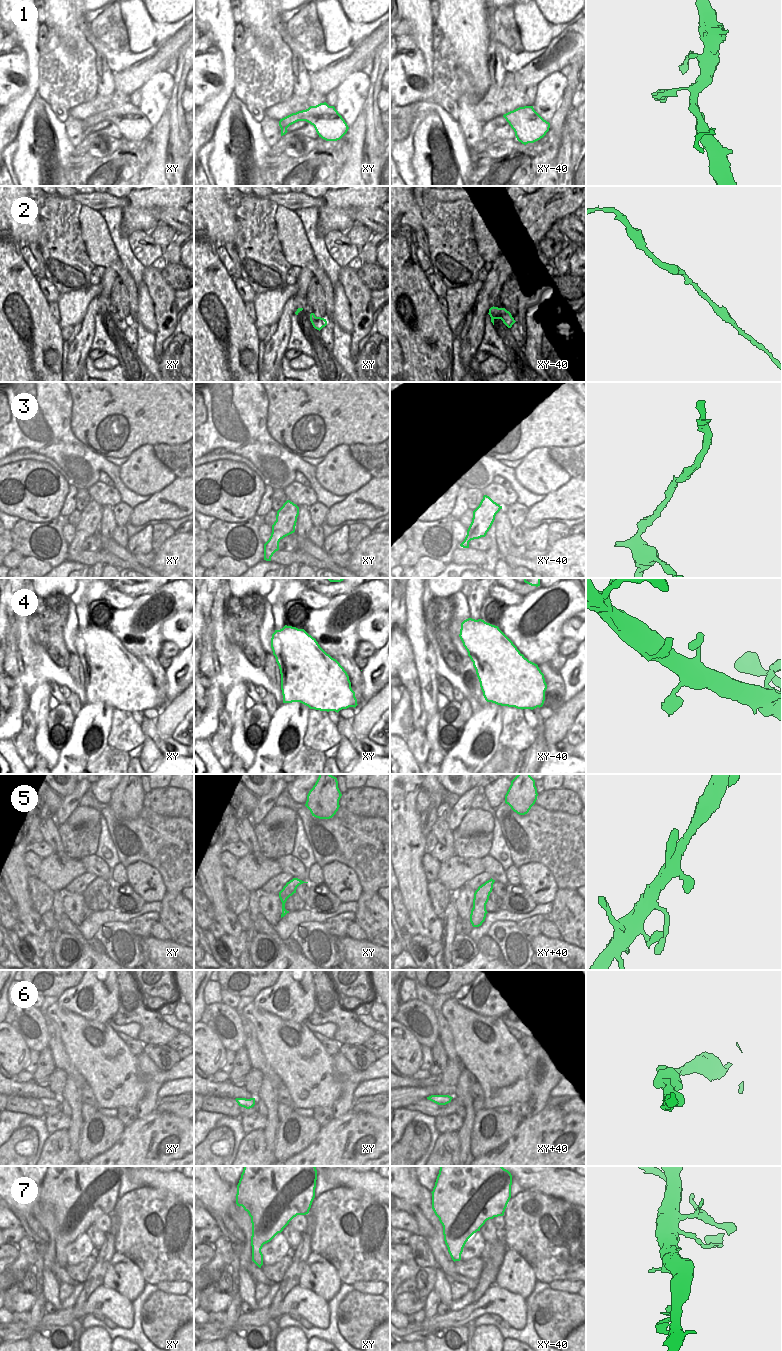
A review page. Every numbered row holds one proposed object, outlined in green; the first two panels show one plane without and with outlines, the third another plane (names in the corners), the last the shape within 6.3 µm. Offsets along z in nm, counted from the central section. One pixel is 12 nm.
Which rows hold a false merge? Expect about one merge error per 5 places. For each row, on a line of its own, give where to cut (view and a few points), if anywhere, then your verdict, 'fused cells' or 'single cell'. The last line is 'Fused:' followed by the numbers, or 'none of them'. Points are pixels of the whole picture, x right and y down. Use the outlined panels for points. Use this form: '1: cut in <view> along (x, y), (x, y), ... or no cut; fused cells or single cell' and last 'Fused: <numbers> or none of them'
1: no cut; single cell
2: no cut; single cell
3: no cut; single cell
4: no cut; single cell
5: no cut; single cell
6: no cut; single cell
7: no cut; single cell
Fused: none of them

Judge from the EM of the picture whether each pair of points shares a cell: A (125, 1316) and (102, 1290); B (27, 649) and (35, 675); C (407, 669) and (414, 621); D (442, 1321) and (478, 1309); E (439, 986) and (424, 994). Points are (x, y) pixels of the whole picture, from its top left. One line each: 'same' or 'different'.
A: same
B: same
C: different
D: different
E: different

